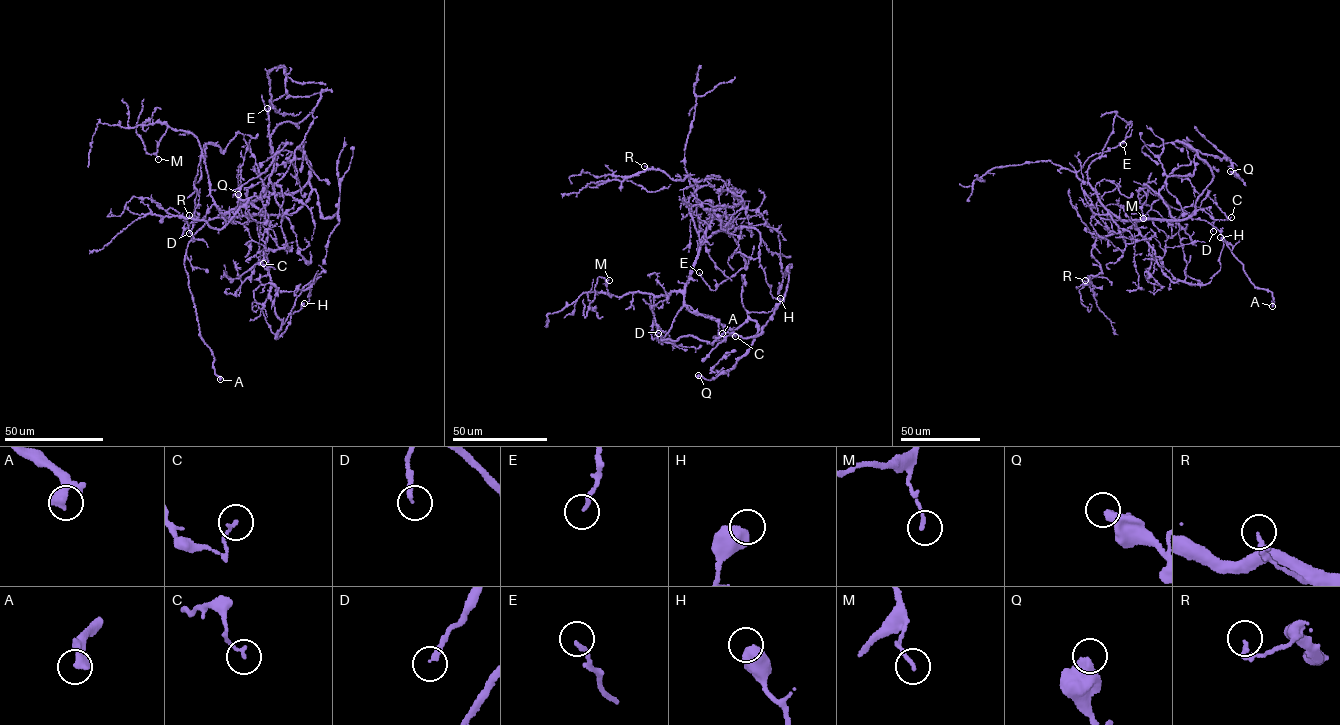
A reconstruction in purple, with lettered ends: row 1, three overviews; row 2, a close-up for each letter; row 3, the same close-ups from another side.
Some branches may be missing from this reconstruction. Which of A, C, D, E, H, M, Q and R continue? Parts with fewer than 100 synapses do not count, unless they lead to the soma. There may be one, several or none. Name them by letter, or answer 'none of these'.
A

